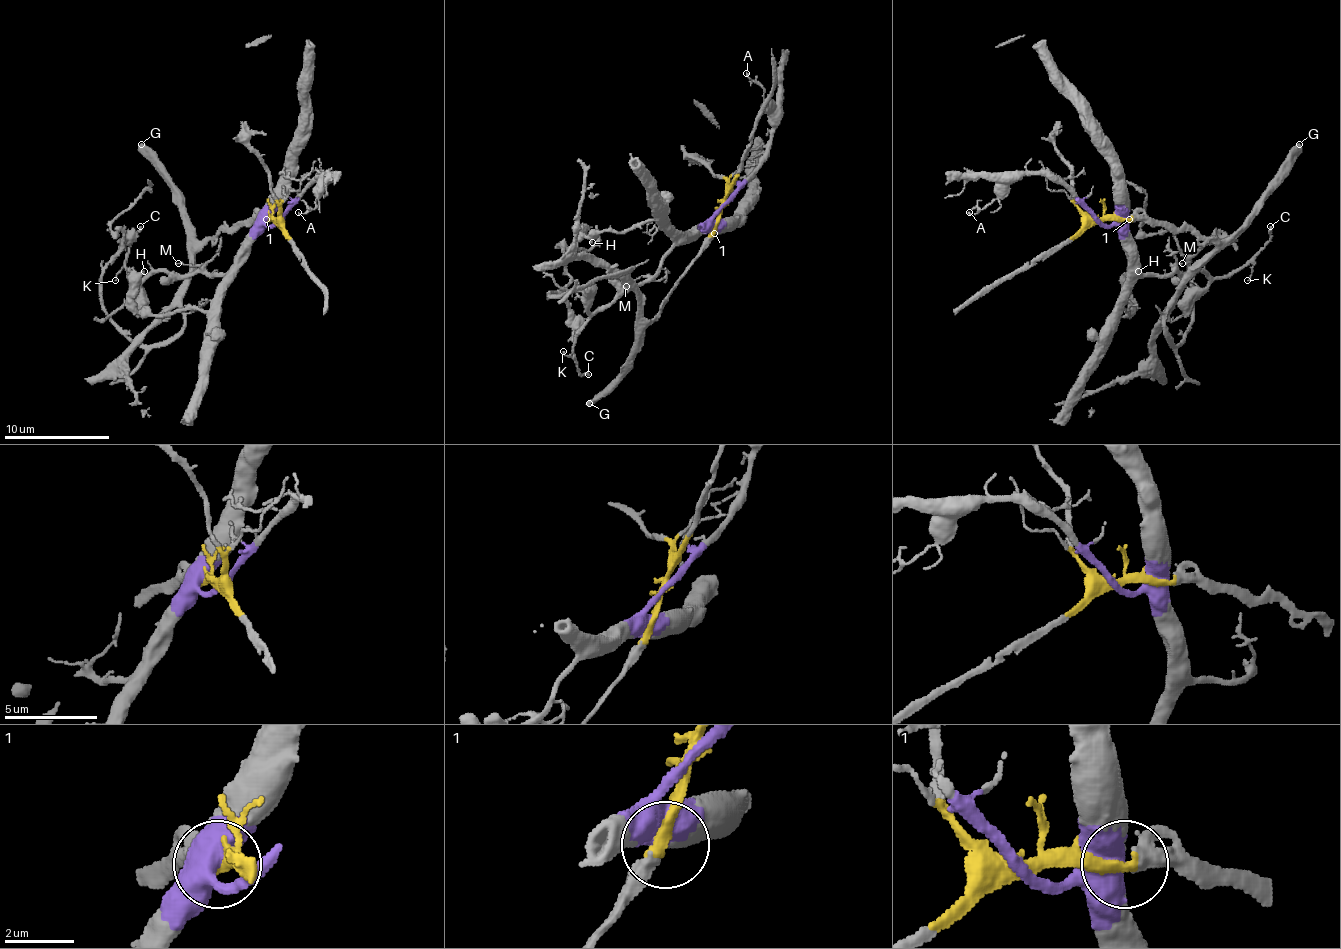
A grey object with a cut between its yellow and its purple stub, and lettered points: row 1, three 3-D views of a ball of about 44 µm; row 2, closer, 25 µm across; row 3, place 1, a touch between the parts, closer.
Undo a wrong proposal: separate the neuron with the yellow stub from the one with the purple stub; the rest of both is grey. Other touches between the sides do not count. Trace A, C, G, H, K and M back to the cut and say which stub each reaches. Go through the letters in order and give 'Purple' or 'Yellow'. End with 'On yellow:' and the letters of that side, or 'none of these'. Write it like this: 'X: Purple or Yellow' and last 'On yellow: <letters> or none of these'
A: Purple
C: Purple
G: Yellow
H: Purple
K: Purple
M: Purple
On yellow: G

